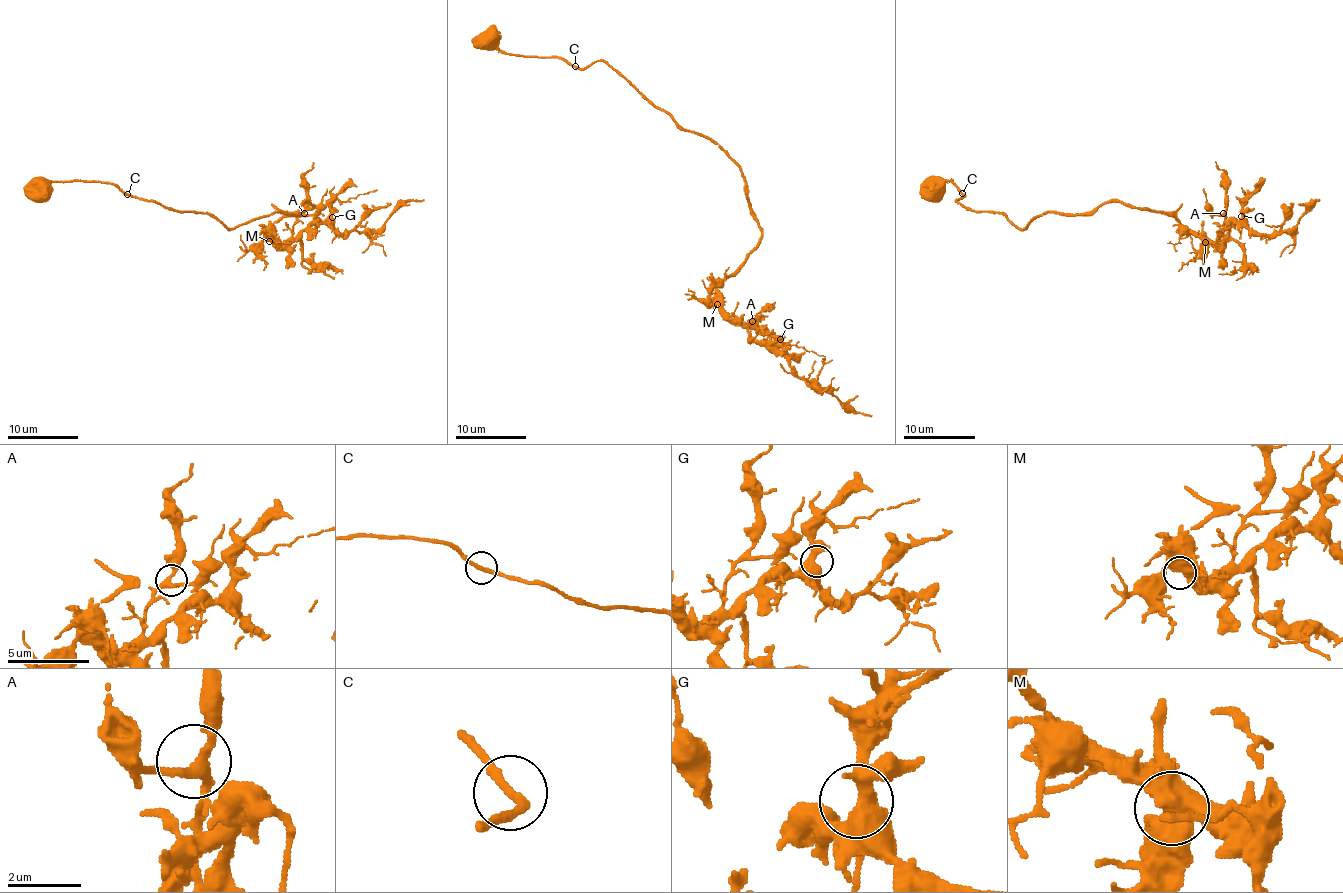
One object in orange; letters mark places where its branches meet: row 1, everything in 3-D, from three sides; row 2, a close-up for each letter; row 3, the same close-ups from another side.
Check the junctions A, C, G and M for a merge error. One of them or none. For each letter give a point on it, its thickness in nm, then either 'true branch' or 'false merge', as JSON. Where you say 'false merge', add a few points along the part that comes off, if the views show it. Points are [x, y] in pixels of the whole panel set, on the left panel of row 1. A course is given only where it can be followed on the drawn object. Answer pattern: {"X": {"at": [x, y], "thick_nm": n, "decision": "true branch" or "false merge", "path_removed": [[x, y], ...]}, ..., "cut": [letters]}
{"A": {"at": [304, 213], "thick_nm": 260, "decision": "true branch"}, "C": {"at": [127, 194], "thick_nm": 240, "decision": "true branch"}, "G": {"at": [332, 217], "thick_nm": 500, "decision": "true branch"}, "M": {"at": [269, 241], "thick_nm": 650, "decision": "true branch"}, "cut": []}

